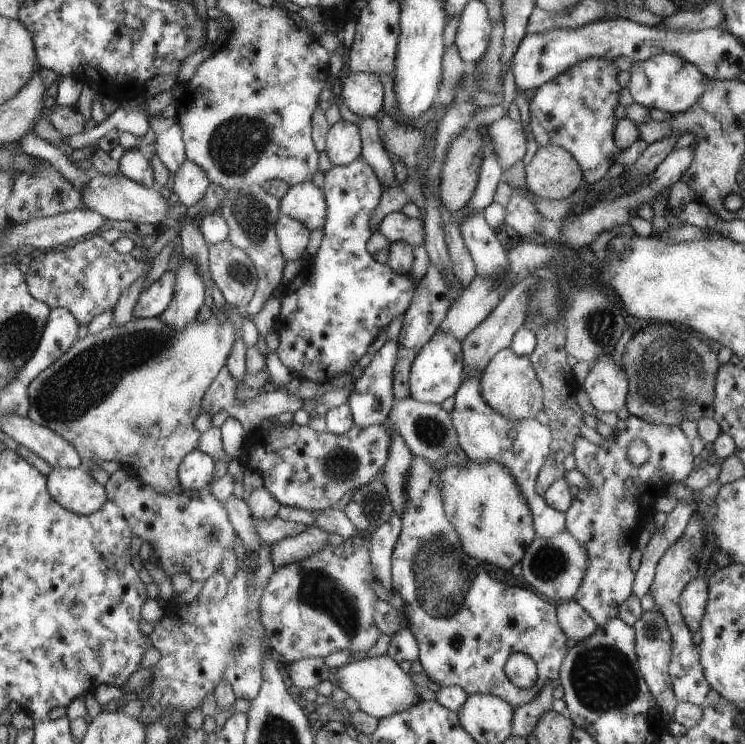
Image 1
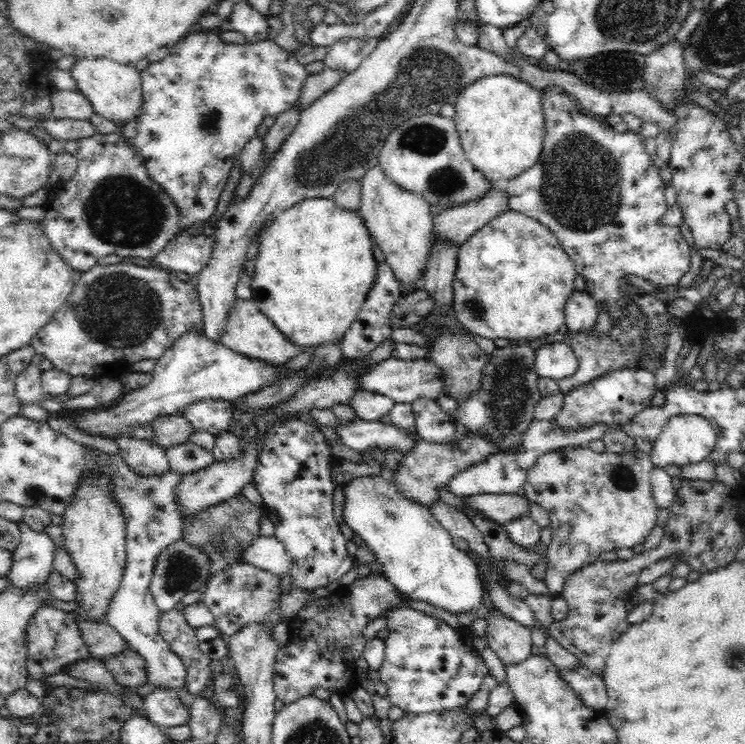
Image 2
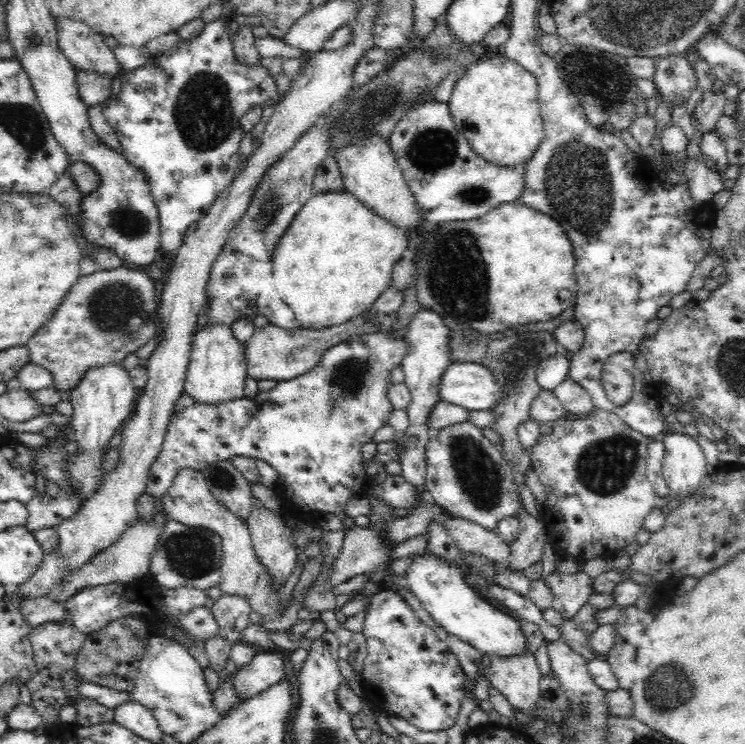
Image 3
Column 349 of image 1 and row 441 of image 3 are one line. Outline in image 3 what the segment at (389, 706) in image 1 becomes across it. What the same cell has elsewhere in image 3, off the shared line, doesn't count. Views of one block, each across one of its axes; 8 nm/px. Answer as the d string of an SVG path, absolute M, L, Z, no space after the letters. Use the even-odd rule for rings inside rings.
M679 432L659 437L664 444L663 475L671 493L688 497L706 473L706 456L697 440Z

